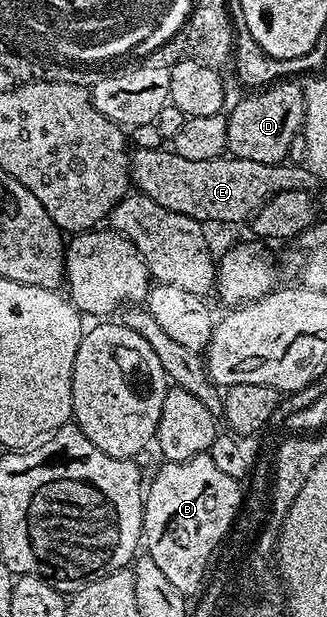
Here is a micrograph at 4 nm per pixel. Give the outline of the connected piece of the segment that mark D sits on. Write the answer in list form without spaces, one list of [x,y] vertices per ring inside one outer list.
[[[280,81],[266,89],[247,93],[239,104],[227,115],[227,151],[234,158],[245,161],[261,161],[262,163],[282,163],[288,157],[295,138],[300,138],[305,117],[305,97],[303,96],[304,84],[299,81]]]

